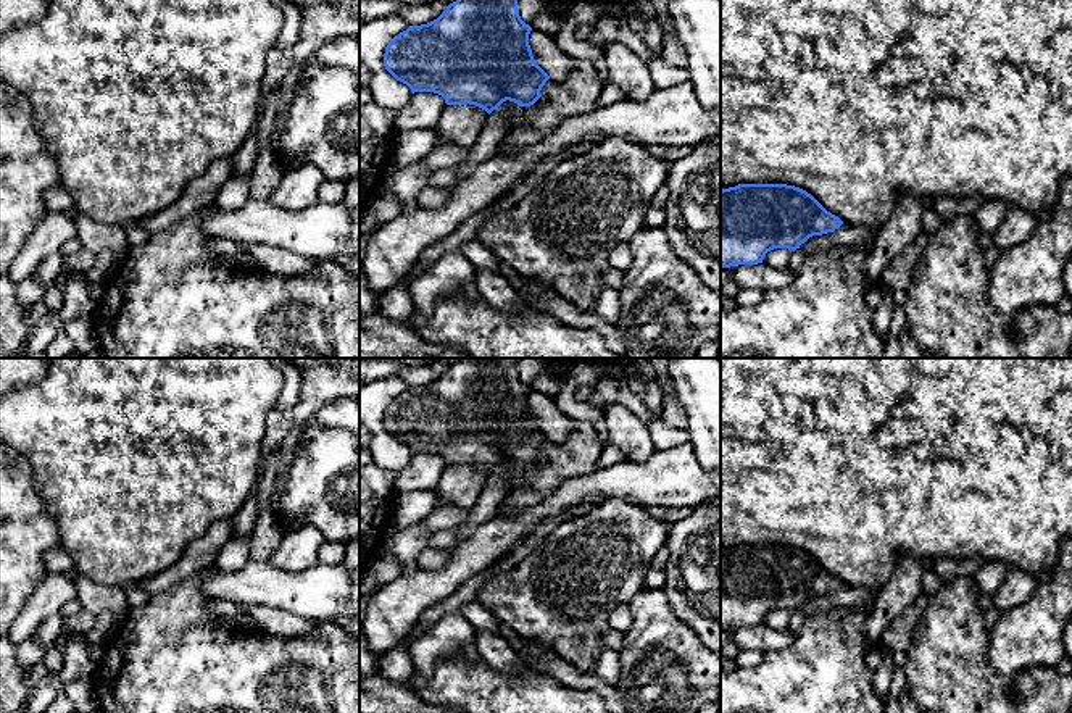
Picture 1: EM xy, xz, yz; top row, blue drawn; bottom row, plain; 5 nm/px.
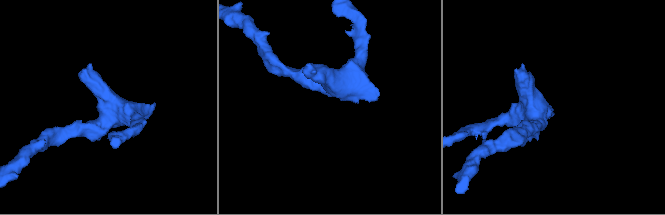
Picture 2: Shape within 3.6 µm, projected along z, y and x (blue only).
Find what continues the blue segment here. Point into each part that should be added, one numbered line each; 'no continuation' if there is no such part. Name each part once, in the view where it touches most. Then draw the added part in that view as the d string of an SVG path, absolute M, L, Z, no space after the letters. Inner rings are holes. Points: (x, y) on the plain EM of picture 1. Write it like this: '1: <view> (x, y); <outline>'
1: xz (513, 471); M509 465L509 466L501 466L501 469L505 471L509 486L516 486L521 481L521 474L524 468L519 468L517 465Z

